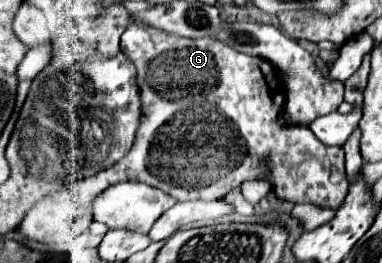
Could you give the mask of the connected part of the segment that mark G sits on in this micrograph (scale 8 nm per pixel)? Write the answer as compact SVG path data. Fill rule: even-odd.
M142 21L130 23L130 27L122 35L120 47L122 53L136 67L138 89L142 97L142 115L134 145L128 151L128 155L118 163L114 163L110 169L104 169L102 173L96 173L94 177L88 177L78 185L52 193L44 197L40 203L36 203L38 211L34 205L18 225L18 231L26 239L36 243L50 243L56 241L62 233L72 235L84 233L94 221L92 201L104 189L122 181L142 181L162 189L164 193L168 193L178 201L194 201L194 199L220 199L230 189L238 187L244 181L266 177L270 181L272 193L278 199L286 199L290 203L312 203L328 209L342 207L348 193L344 151L340 147L326 149L326 145L318 145L318 141L314 141L314 133L310 133L308 127L280 123L280 117L284 113L282 103L286 103L284 97L286 83L282 73L278 73L278 69L274 69L270 61L238 53L228 43L214 37L202 39L178 37L164 33L156 27L150 27Z

